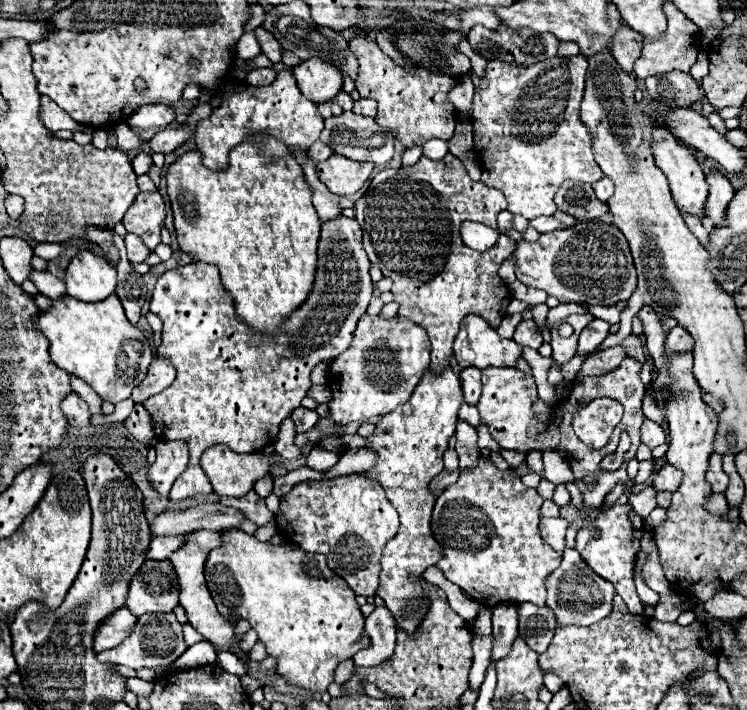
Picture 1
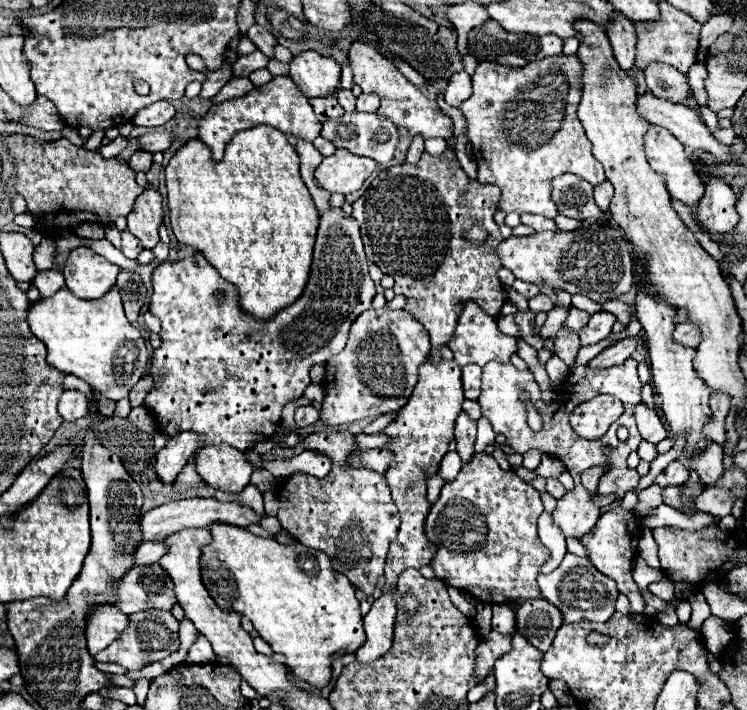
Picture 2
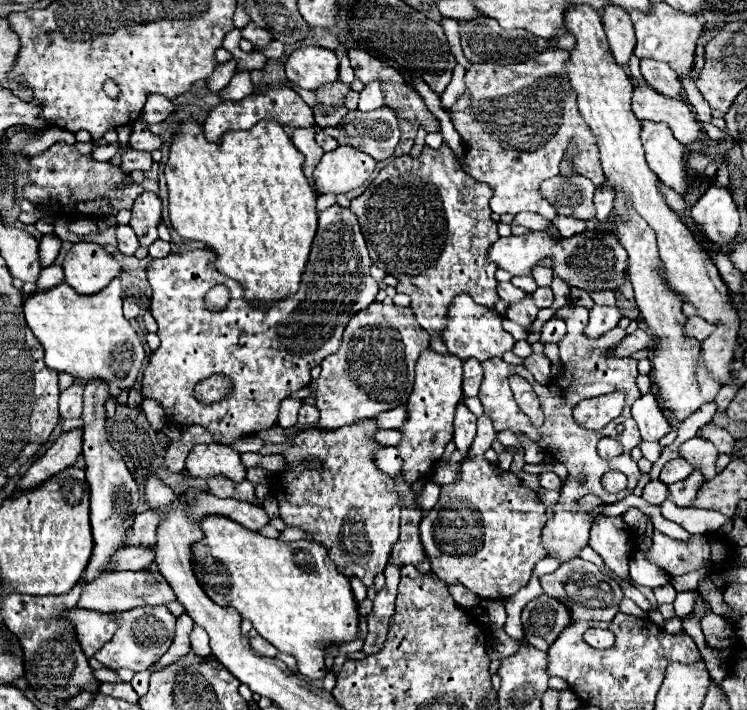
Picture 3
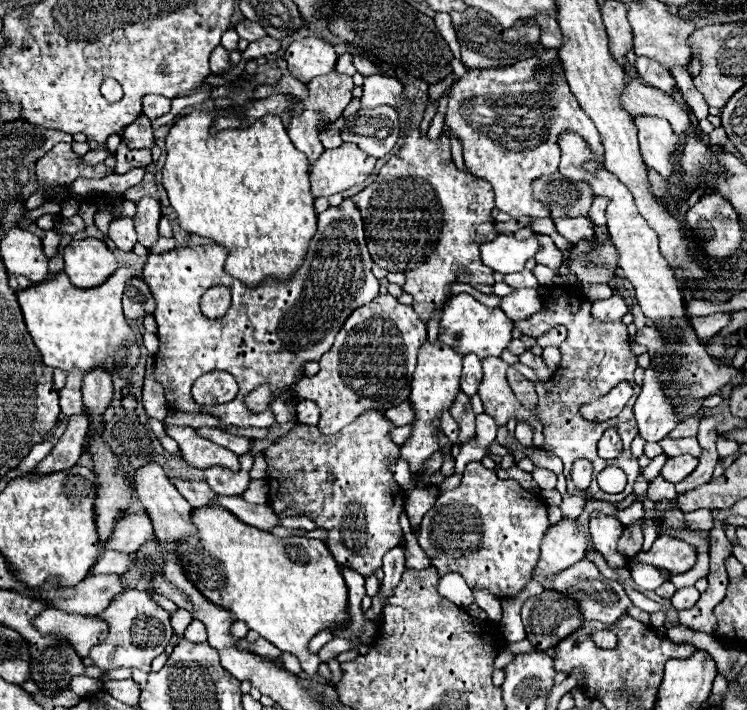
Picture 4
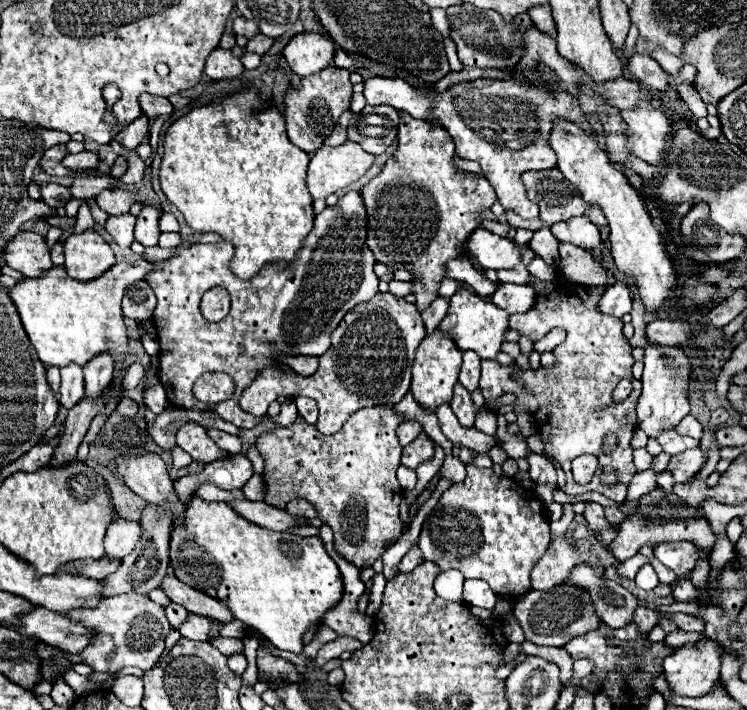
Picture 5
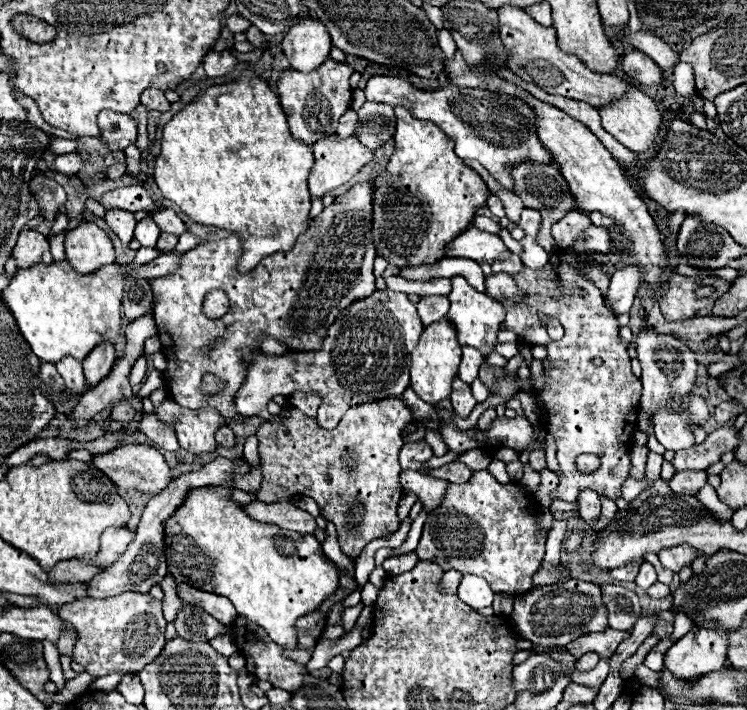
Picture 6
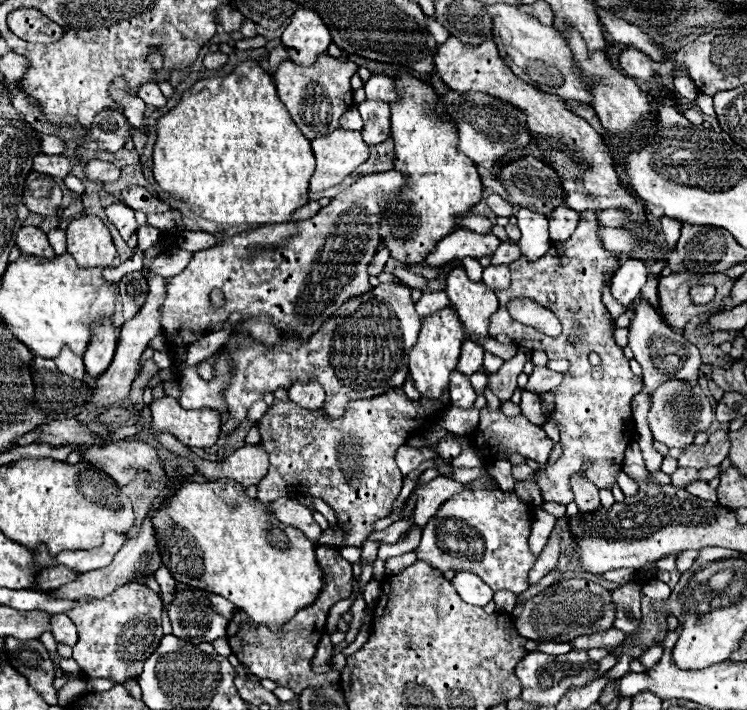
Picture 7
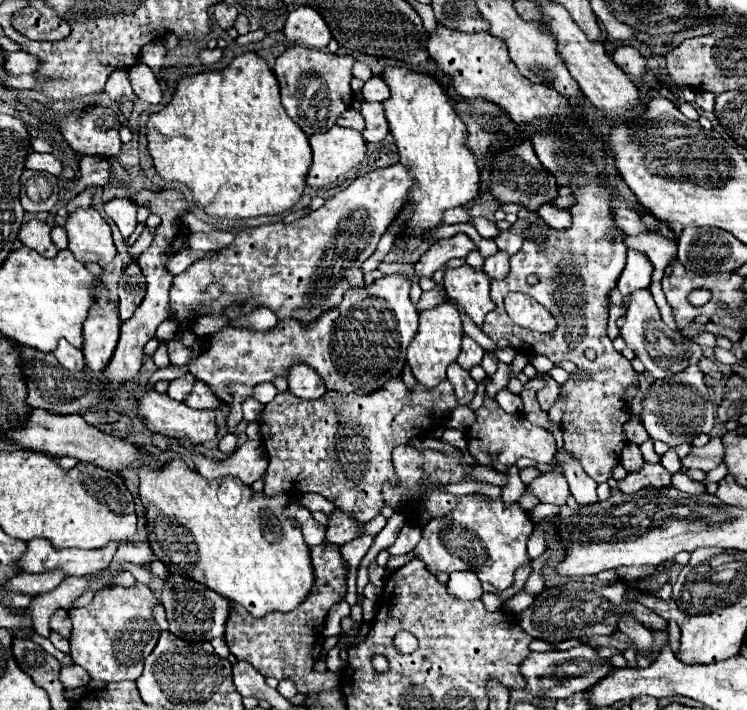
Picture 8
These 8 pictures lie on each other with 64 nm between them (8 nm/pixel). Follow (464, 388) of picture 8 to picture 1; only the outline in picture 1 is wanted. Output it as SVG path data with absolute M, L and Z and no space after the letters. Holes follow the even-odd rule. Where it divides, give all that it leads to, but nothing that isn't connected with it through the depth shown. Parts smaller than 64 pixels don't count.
M458 422L458 426L456 426L456 446L454 448L458 452L460 470L476 468L478 458L480 458L480 448L478 448L478 434L470 424Z

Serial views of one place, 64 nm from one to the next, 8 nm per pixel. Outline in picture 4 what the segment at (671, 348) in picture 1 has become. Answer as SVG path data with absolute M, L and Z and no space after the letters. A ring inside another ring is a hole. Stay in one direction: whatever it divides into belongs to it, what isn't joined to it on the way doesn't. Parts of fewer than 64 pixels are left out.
M718 312L718 314L710 314L710 316L690 318L690 326L696 332L696 336L704 340L704 338L710 338L716 332L720 332L720 328L724 328L728 320L730 320L730 316L726 312Z

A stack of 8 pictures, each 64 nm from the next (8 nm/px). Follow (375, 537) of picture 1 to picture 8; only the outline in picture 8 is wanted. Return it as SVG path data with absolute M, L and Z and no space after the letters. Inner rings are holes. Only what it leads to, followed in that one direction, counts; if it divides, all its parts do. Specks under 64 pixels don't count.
M402 378L390 380L384 384L380 392L372 392L368 396L340 396L336 392L326 392L320 400L308 402L308 400L296 400L288 390L284 394L278 394L272 402L264 406L264 412L260 414L260 434L262 442L266 446L266 452L270 456L270 466L264 474L264 496L276 496L276 494L320 494L326 500L330 500L338 510L348 512L358 524L366 524L372 518L382 514L382 508L386 506L386 500L382 496L384 484L396 484L398 476L392 466L392 450L396 446L408 444L412 438L428 434L436 430L436 426L442 422L442 418L456 408L456 398L452 384L444 380L438 388L426 390L424 386L416 384L414 392L408 392Z

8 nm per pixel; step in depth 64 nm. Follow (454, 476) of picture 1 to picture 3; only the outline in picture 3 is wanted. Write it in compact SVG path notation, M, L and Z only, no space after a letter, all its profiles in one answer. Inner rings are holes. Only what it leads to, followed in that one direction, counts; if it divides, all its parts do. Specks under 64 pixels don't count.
M428 482L422 490L422 496L420 496L420 506L424 512L428 512L436 500L438 500L438 494L440 494L440 484L434 484L434 482Z

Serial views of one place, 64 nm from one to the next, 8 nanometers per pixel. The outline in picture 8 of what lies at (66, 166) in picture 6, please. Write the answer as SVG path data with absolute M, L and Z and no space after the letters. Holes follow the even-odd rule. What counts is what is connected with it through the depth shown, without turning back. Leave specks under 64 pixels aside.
M34 152L26 160L26 168L28 170L38 170L38 172L48 172L48 174L60 176L62 170L64 170L64 164L54 154L38 154L38 152Z

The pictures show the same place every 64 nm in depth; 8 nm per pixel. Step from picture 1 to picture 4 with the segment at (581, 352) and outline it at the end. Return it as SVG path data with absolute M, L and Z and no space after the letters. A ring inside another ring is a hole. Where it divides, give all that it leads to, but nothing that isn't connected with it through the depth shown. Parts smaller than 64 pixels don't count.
M614 294L614 296L608 298L608 300L600 300L600 302L594 302L594 304L592 304L592 316L594 316L596 322L600 322L600 324L616 322L616 320L620 320L626 312L628 312L628 306L626 306L624 298L618 296L618 294Z

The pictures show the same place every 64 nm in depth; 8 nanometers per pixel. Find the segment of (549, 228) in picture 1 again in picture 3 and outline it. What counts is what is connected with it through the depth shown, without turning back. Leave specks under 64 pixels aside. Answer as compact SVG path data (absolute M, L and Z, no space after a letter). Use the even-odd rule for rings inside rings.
M518 214L510 226L524 226L528 230L546 230L552 226L552 222L542 218L540 214Z

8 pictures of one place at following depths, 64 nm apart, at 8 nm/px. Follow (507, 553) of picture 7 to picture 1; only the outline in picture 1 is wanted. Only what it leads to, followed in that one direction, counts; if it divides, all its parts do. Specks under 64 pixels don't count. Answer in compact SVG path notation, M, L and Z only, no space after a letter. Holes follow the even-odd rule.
M484 458L478 460L478 466L470 472L462 472L458 482L448 486L438 498L432 512L432 532L436 540L444 548L444 560L436 566L444 572L444 576L460 586L464 592L470 592L474 600L480 604L494 608L502 602L508 604L524 604L532 602L536 606L544 606L546 602L546 586L544 580L560 566L562 558L554 552L540 536L540 506L542 498L534 488L528 488L520 482L520 478L512 476L510 470L502 472L492 462Z

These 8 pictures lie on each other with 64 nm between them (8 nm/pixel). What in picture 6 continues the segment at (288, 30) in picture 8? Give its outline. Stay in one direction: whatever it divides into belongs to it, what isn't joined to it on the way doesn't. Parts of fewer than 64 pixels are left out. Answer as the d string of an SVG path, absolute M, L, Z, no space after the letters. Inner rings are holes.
M316 18L300 20L282 42L282 52L298 72L312 72L330 58L332 40L324 24Z

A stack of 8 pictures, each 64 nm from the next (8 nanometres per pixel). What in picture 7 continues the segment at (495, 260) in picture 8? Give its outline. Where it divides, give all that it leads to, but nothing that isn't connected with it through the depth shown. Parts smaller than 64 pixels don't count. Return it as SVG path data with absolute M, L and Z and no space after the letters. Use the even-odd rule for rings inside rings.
M488 266L482 280L490 290L506 290L510 288L510 270L506 266Z

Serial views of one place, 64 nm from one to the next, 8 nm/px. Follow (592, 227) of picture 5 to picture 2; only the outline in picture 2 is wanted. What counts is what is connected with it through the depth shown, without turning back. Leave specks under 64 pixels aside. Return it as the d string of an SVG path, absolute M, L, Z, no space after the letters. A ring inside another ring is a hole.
M558 214L556 218L556 226L558 226L558 230L562 230L562 232L570 232L570 230L576 230L576 228L580 228L580 220L574 220L574 218L568 218L568 216L564 216L564 214Z

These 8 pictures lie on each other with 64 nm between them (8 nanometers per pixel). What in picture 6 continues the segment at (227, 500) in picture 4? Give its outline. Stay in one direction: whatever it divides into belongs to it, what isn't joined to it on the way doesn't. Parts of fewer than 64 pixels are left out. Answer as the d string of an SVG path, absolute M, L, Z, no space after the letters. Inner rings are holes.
M252 500L242 506L248 516L252 516L262 524L274 524L284 530L294 530L300 534L312 534L316 530L314 518L300 508L294 508L290 500L282 500L276 504L264 504L260 500Z

